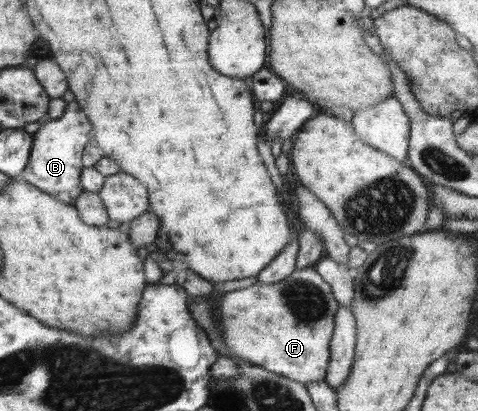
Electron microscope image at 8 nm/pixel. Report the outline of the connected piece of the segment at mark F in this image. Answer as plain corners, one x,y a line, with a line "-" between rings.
300,268
278,283
259,283
216,296
229,352
256,367
304,385
323,381
338,301
331,285
314,269

